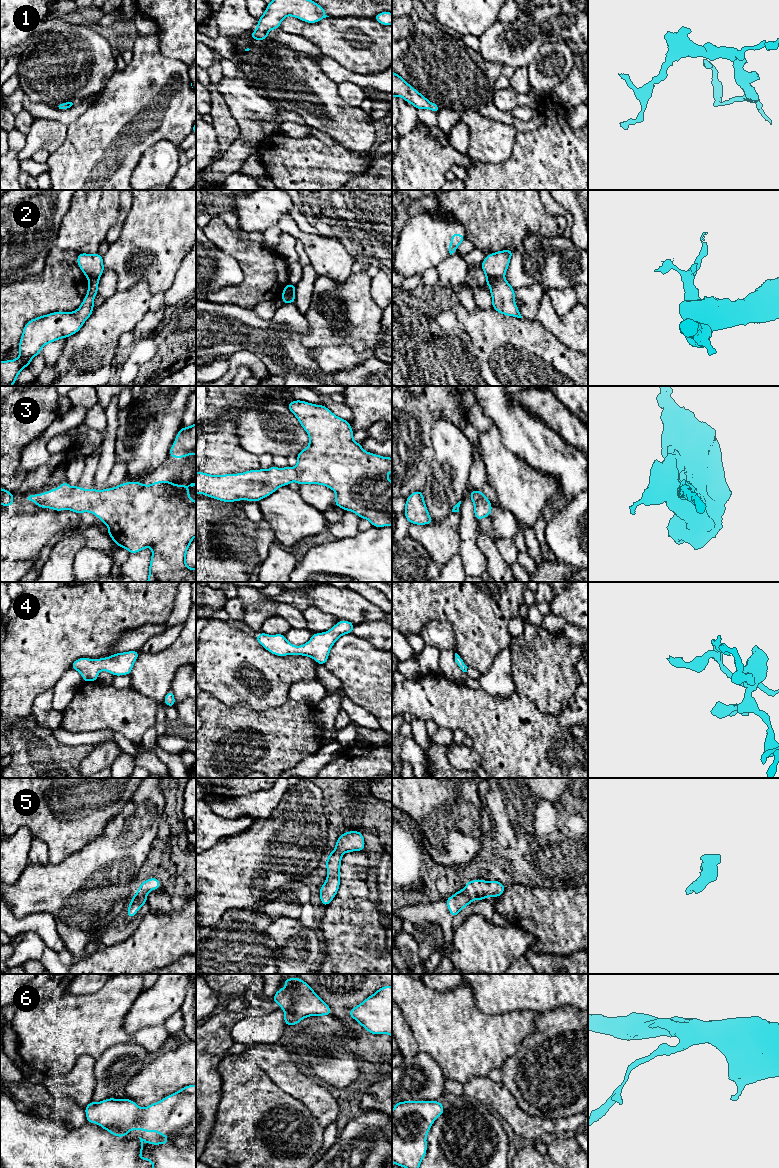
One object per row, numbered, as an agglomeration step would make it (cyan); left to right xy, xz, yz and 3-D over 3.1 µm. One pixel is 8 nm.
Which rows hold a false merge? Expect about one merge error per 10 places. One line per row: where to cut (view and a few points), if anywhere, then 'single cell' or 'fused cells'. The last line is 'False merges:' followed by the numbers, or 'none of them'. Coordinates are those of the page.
1: no cut; single cell
2: cut in yz along (503, 276), (487, 278); fused cells
3: no cut; single cell
4: no cut; single cell
5: no cut; single cell
6: no cut; single cell
False merges: 2

